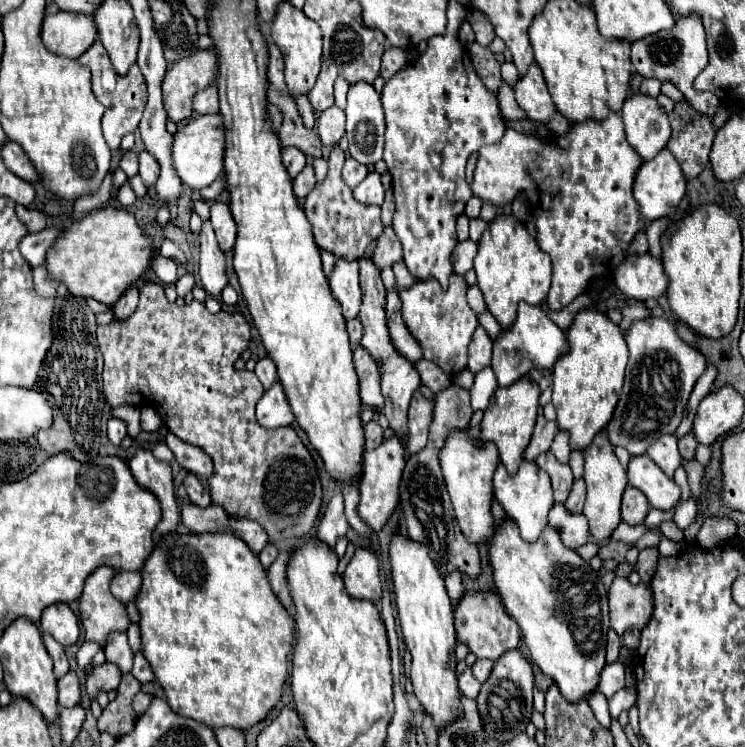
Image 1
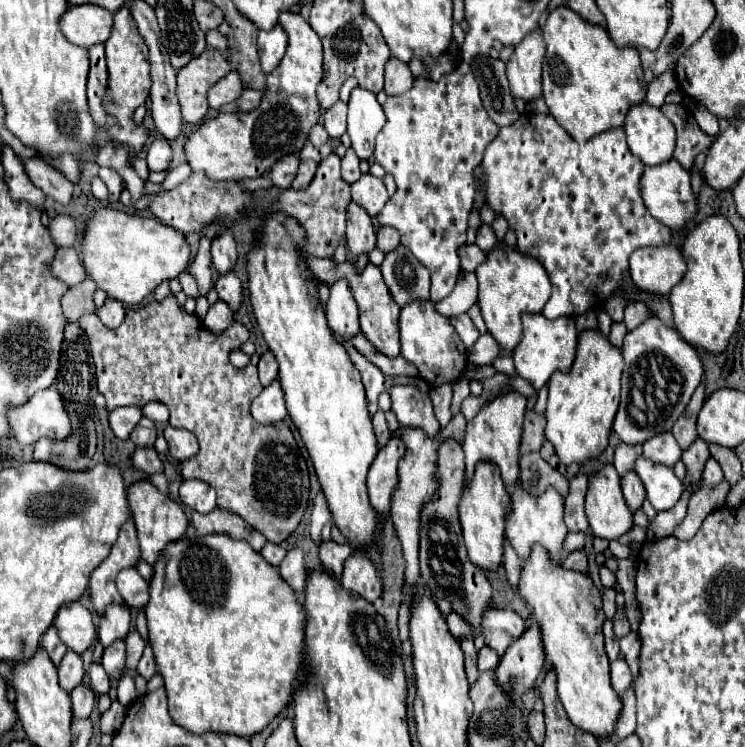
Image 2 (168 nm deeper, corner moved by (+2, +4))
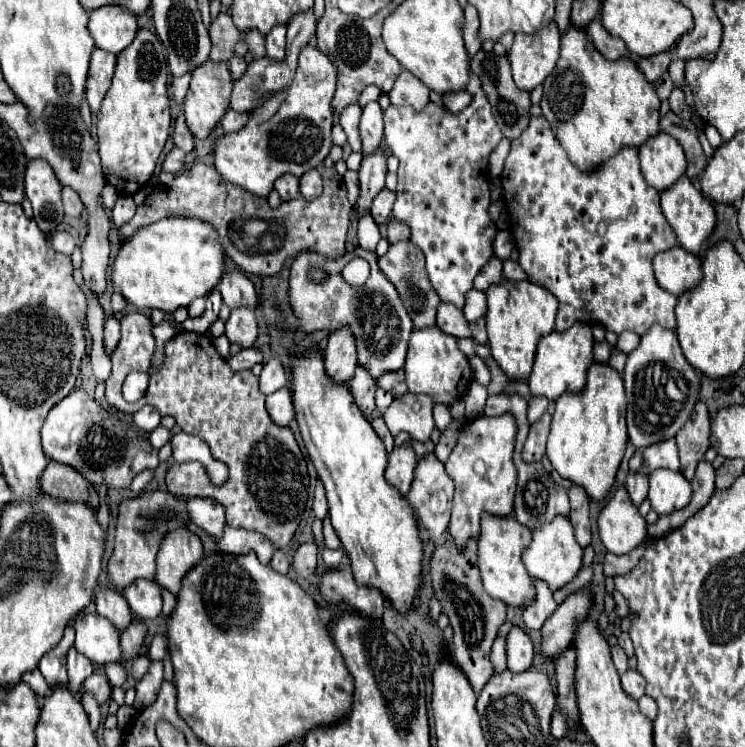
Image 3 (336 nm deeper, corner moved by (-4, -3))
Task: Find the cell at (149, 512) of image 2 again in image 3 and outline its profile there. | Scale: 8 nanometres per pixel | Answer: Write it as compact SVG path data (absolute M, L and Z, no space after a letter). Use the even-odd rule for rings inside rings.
M173 529L165 533L157 553L157 575L155 581L177 595L177 583L185 575L189 563L201 559L203 547L199 537L189 529Z

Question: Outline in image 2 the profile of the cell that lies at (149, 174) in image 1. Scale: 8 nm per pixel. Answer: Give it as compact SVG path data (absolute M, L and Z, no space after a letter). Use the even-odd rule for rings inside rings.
M155 140L149 144L147 150L147 162L149 162L149 170L151 172L161 172L161 170L169 170L171 166L171 146L167 140Z

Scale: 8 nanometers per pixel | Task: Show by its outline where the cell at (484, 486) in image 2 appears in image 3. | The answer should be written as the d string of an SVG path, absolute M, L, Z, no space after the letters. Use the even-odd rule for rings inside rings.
M481 515L481 533L477 539L477 565L481 571L483 587L493 599L501 599L503 603L523 607L527 601L533 599L535 589L533 589L533 579L529 577L523 561L521 561L521 551L523 547L529 545L531 539L531 529L519 523L513 515L507 517L497 517L497 515Z

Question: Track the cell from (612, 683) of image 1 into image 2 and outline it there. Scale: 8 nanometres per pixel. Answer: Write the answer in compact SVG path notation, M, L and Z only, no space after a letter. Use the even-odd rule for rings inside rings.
M621 658L615 660L611 664L611 684L613 684L615 692L623 694L631 686L631 680L633 680L633 676L631 676L631 670L629 670L627 662L621 660Z

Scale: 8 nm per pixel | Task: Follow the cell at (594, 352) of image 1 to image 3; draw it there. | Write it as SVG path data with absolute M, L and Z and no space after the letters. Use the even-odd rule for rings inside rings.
M593 363L587 369L587 383L583 391L563 393L555 401L547 457L563 479L585 487L591 499L603 499L607 495L623 459L627 445L625 409L627 401L621 373L607 363Z

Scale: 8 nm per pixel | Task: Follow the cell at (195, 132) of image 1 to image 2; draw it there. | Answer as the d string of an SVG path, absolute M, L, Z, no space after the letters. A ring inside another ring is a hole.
M281 12L279 24L289 34L289 46L279 62L279 66L267 74L267 88L263 92L263 100L259 108L243 114L217 114L215 118L207 118L197 126L197 130L189 136L185 144L185 156L191 166L191 170L205 172L211 180L245 180L245 178L257 178L265 174L275 160L281 160L283 156L289 156L291 152L299 154L309 140L311 128L319 122L321 106L317 102L317 86L323 80L323 52L321 52L321 40L315 34L315 30L301 18L301 14L293 12Z

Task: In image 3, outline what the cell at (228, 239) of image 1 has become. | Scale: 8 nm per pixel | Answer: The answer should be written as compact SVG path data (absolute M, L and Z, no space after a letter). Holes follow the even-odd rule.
M233 269L229 273L225 273L219 281L219 291L223 295L223 301L227 303L227 307L255 307L257 305L257 293L253 283L239 271Z

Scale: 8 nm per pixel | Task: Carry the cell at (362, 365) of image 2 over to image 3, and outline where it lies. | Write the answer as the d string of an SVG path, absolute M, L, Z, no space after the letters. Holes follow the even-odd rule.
M357 365L353 379L349 381L349 387L355 395L355 403L361 407L361 411L369 417L375 409L375 389L377 381L369 375L369 371L363 365Z

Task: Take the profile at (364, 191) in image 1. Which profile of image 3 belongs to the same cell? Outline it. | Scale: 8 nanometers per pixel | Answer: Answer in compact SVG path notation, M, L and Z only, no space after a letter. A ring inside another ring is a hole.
M383 189L383 191L375 197L373 207L371 207L371 217L375 219L377 225L389 221L389 217L391 217L391 209L393 209L393 203L395 203L395 193L389 191L389 189Z

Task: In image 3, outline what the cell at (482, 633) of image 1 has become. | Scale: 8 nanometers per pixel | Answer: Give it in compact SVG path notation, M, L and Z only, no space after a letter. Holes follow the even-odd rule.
M513 625L507 635L507 669L513 673L527 671L531 667L533 653L535 651L529 635L521 627Z

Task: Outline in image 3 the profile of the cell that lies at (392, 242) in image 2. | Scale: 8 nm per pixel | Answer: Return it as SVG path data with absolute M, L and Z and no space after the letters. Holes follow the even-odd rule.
M391 219L387 225L387 241L399 243L399 241L407 241L407 239L409 239L409 227L405 227L405 223L397 223L395 219Z

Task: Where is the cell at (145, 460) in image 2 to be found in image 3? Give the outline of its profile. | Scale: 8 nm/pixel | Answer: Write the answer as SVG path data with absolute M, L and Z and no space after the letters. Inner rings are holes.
M73 389L49 411L41 429L41 443L47 457L75 467L93 485L105 481L107 487L129 487L143 469L155 469L159 465L157 449L151 447L145 435L135 433L123 421L119 429L119 419L81 389Z

